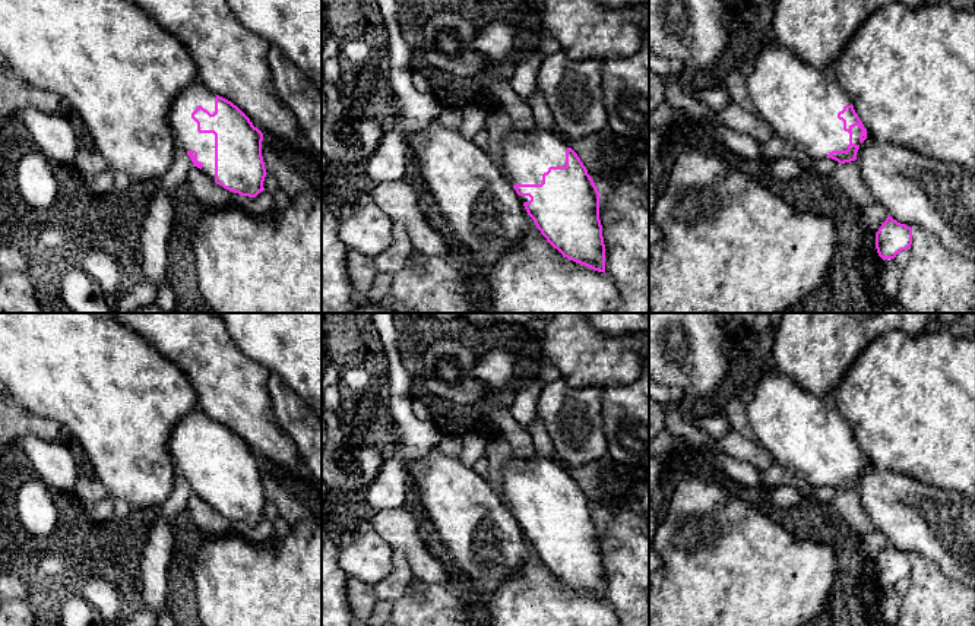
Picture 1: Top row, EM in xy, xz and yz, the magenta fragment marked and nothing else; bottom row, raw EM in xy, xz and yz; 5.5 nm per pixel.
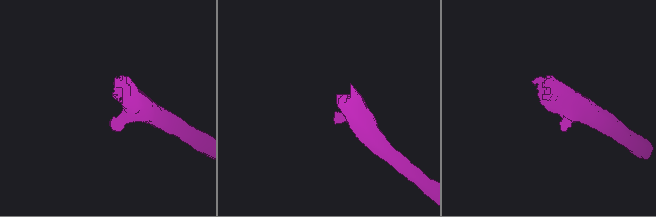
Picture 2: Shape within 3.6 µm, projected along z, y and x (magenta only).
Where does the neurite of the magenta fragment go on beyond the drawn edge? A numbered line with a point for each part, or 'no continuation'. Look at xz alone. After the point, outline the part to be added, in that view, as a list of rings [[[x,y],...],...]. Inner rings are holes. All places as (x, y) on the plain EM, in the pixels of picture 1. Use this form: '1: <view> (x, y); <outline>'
1: xz (526, 481); [[[534,452],[531,458],[513,456],[501,467],[504,505],[515,512],[541,512],[550,494],[566,493],[569,470]]]

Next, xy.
1: xy (187, 465); [[[196,408],[180,418],[172,427],[168,439],[168,450],[174,461],[177,475],[196,478],[197,489],[203,491],[202,499],[215,509],[215,462],[199,461],[191,440],[202,433],[210,442],[215,440],[216,421]]]

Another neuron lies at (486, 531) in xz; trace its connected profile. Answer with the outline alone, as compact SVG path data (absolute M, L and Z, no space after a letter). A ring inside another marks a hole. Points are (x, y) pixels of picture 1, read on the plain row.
M434 448L411 472L453 566L484 595L493 626L620 626L607 601L569 588L547 569L500 493L474 468Z

